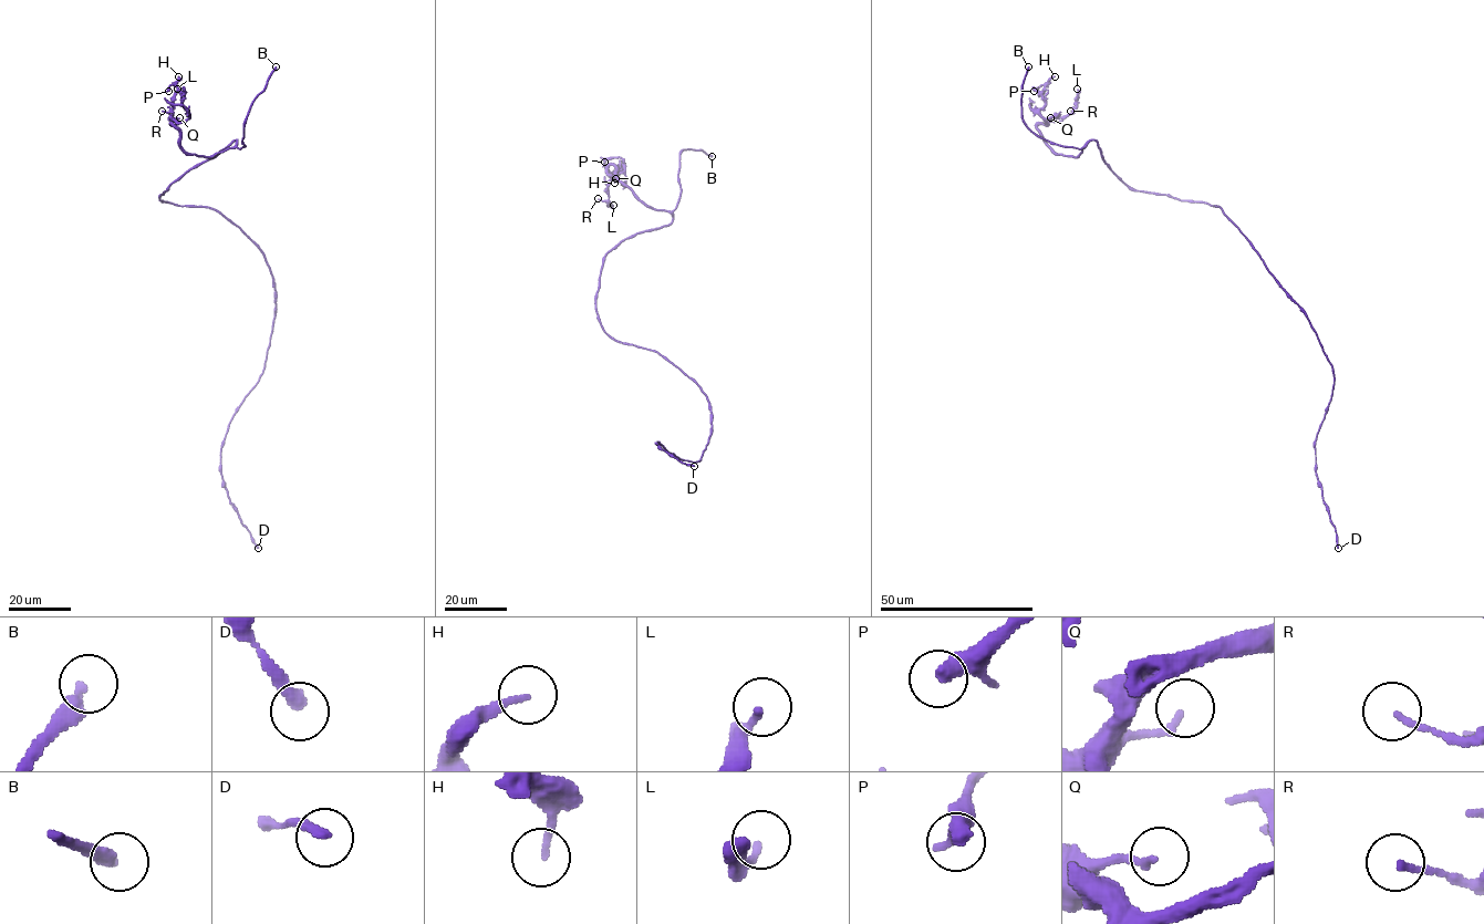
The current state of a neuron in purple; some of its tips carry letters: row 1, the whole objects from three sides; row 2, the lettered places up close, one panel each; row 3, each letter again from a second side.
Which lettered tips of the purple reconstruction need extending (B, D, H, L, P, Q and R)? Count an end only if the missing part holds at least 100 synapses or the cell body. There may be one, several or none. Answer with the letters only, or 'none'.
B

